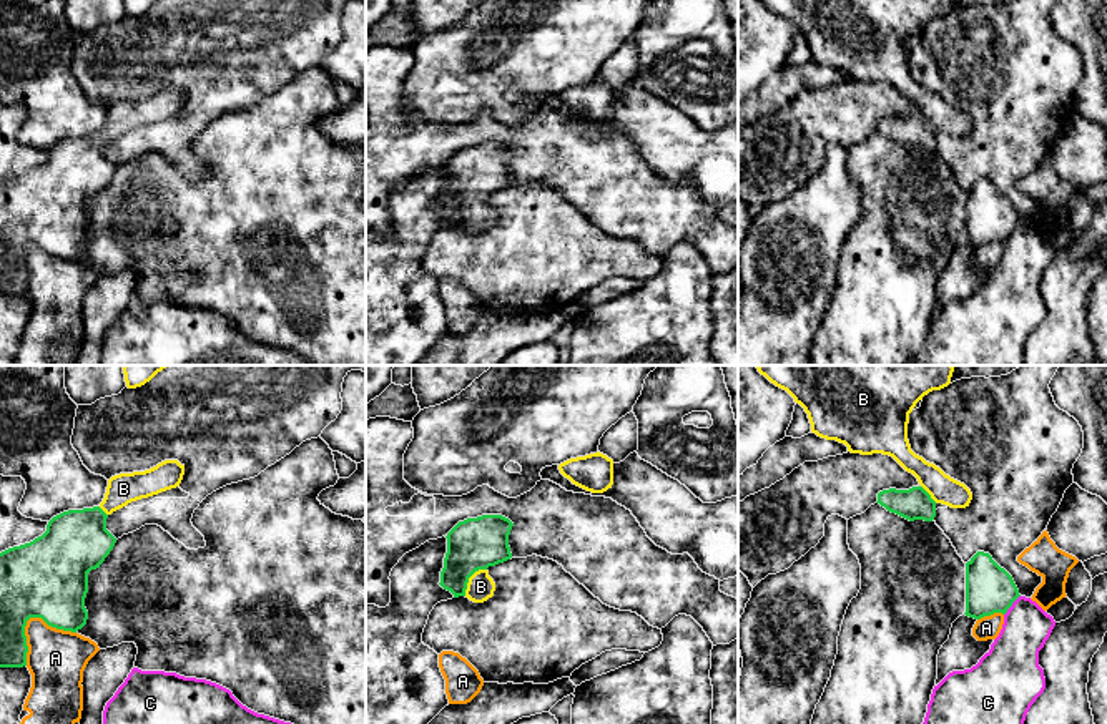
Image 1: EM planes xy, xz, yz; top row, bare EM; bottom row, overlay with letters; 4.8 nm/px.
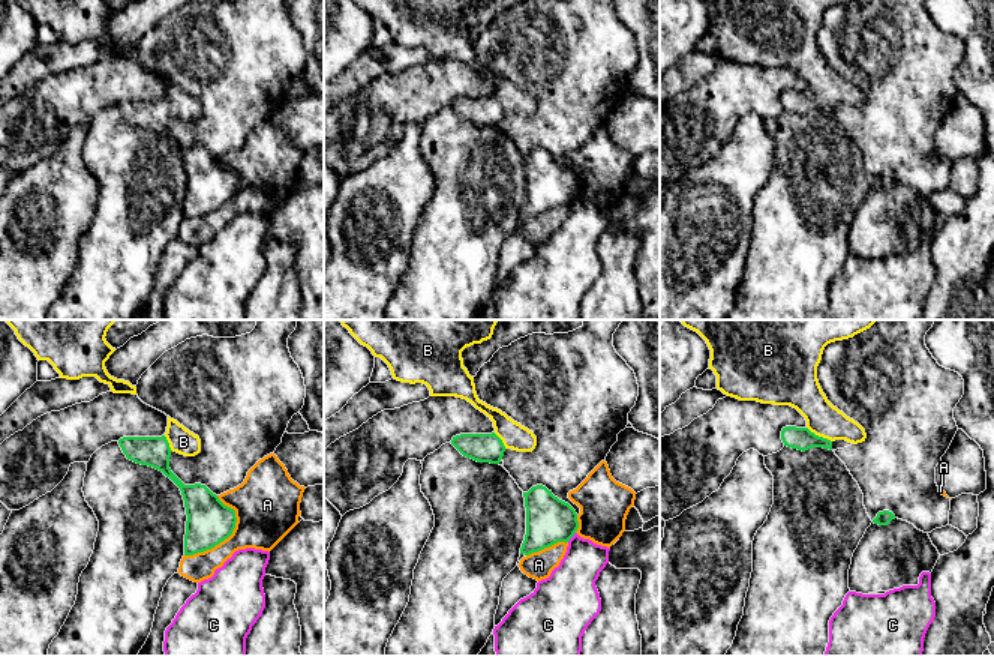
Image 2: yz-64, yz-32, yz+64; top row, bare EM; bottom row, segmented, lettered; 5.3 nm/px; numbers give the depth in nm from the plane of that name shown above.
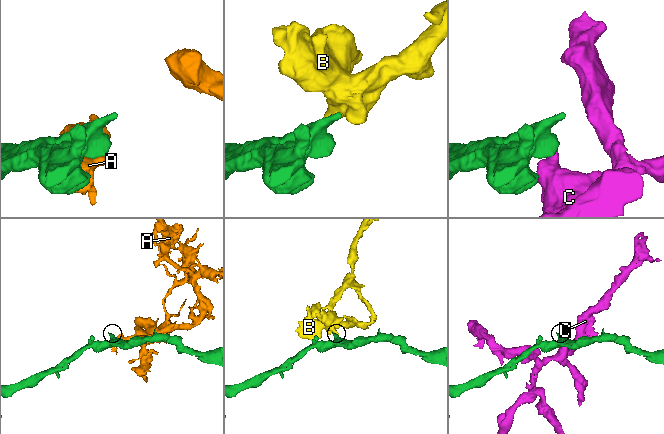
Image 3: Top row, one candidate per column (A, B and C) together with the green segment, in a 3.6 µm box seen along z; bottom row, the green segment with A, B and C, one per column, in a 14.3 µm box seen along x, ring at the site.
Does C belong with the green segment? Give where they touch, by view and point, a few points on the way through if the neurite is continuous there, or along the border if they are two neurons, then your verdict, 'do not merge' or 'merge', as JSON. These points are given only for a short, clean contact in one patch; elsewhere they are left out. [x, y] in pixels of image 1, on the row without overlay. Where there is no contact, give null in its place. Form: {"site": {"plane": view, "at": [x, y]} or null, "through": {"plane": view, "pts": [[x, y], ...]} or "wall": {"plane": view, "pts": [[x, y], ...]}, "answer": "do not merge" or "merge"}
{"site": {"plane": "yz", "at": [1011, 233]}, "wall": {"plane": "yz", "pts": [[1019, 223], [1004, 243]]}, "answer": "do not merge"}

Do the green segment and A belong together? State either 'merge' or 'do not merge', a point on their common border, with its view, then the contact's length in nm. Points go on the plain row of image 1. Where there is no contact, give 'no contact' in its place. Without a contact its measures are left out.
do not merge | xy (29, 246) | 300 nm

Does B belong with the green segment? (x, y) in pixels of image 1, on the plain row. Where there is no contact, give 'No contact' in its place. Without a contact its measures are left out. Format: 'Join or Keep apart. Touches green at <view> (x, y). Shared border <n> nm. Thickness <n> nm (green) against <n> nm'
Join. Touches green at xz (469, 205). Shared border 170 nm. Thickness 260 nm (green) against 140 nm

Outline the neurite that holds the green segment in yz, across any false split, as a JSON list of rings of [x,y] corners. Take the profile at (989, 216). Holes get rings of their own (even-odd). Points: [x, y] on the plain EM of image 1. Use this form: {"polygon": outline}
{"polygon": [[[977,179],[966,191],[966,244],[1006,242],[1019,224],[1012,204],[989,181]]]}

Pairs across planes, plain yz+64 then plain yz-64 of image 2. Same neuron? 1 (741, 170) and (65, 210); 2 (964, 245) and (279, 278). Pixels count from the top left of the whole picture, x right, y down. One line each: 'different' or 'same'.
1: same
2: same

